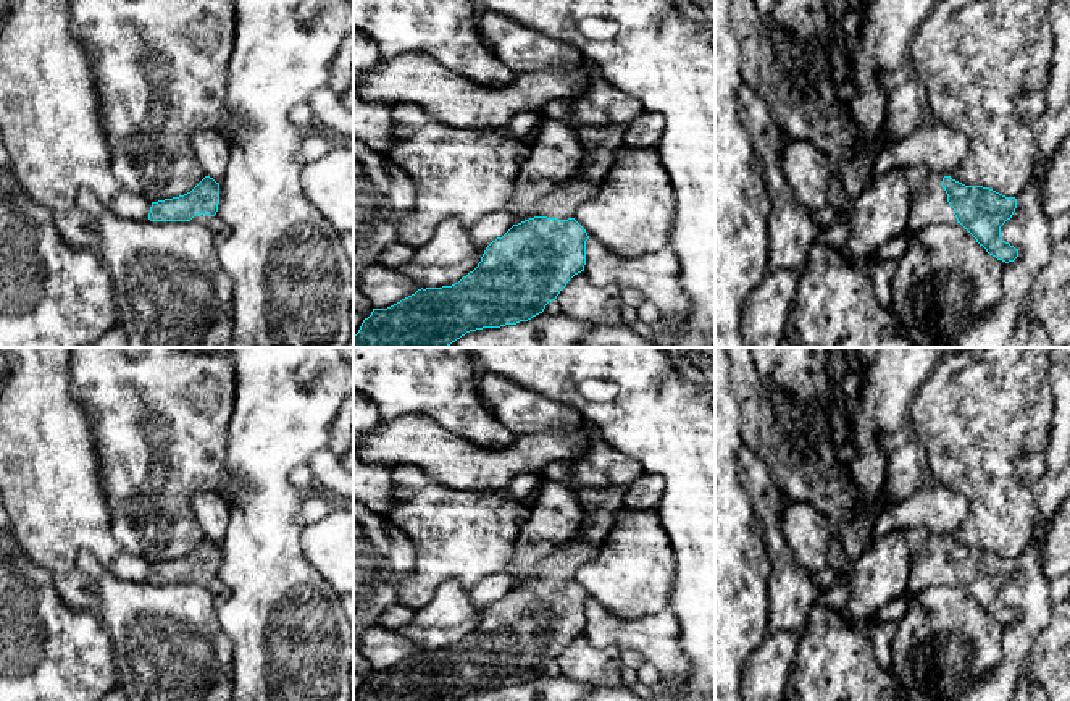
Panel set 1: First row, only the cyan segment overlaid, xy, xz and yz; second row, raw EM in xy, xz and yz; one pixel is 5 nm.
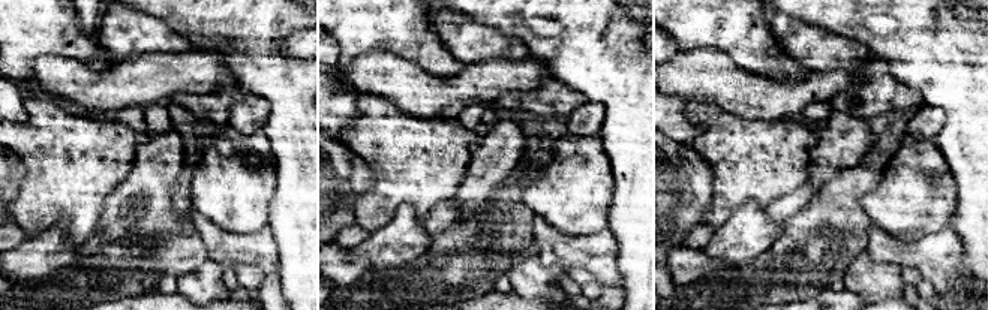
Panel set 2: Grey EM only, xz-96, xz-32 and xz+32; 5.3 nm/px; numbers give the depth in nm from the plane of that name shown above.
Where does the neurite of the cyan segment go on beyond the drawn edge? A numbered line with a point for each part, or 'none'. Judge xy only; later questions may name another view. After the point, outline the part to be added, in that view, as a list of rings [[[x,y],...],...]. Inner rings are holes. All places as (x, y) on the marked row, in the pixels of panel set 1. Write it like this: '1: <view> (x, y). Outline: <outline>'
1: xy (218, 228). Outline: [[[195,215],[192,220],[207,225],[211,234],[215,236],[215,242],[218,244],[221,244],[231,233],[228,225],[223,220],[219,220],[218,215]]]

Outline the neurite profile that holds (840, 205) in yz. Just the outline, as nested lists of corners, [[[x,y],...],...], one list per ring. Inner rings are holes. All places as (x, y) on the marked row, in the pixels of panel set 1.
[[[834,173],[828,189],[828,205],[821,212],[812,215],[812,218],[823,231],[838,223],[849,221],[851,212],[852,212],[852,200],[846,192],[839,176]]]

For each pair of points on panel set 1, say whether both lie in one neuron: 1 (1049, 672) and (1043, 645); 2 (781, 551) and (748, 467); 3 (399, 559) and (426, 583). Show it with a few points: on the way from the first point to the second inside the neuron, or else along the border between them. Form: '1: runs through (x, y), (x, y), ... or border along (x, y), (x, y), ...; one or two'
1: runs through (1048, 666), (1048, 651); one
2: runs through (772, 530), (769, 501), (762, 488); one
3: border along (405, 533), (415, 566), (399, 587), (397, 603); two

